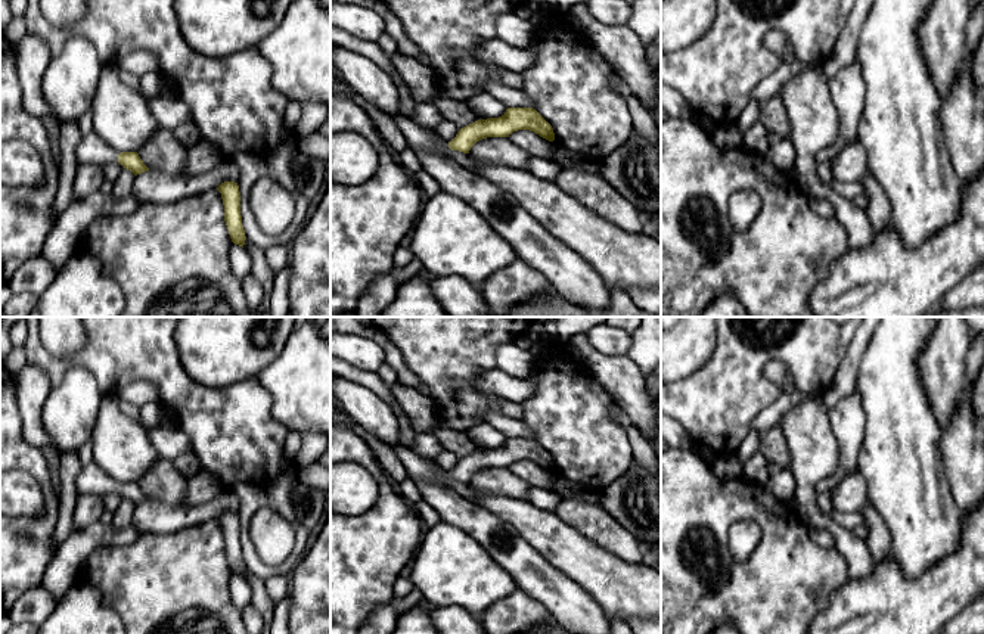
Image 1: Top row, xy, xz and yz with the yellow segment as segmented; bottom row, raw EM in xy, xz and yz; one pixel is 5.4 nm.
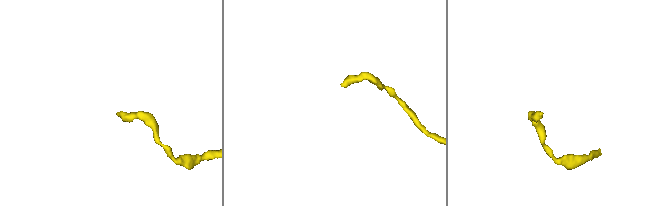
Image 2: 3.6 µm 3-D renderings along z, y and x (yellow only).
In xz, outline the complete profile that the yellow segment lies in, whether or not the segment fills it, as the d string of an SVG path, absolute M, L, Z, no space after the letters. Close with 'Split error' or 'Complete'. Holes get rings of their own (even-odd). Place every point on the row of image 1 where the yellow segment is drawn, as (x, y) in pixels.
M507 108L499 118L478 119L460 128L451 142L437 139L426 128L417 125L412 118L400 114L392 118L404 134L407 147L426 150L447 156L447 149L469 153L471 147L487 137L509 137L513 131L530 130L540 137L553 142L552 125L533 108Z. Split error

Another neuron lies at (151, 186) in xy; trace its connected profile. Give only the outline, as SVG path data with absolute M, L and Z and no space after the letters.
M223 159L212 170L193 175L170 175L159 171L145 171L134 177L133 198L139 202L176 202L195 193L217 189L224 181L239 180L239 168Z

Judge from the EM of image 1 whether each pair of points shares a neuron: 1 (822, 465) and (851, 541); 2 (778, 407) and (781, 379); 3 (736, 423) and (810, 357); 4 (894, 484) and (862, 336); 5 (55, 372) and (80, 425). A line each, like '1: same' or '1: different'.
1: same
2: same
3: same
4: different
5: different

